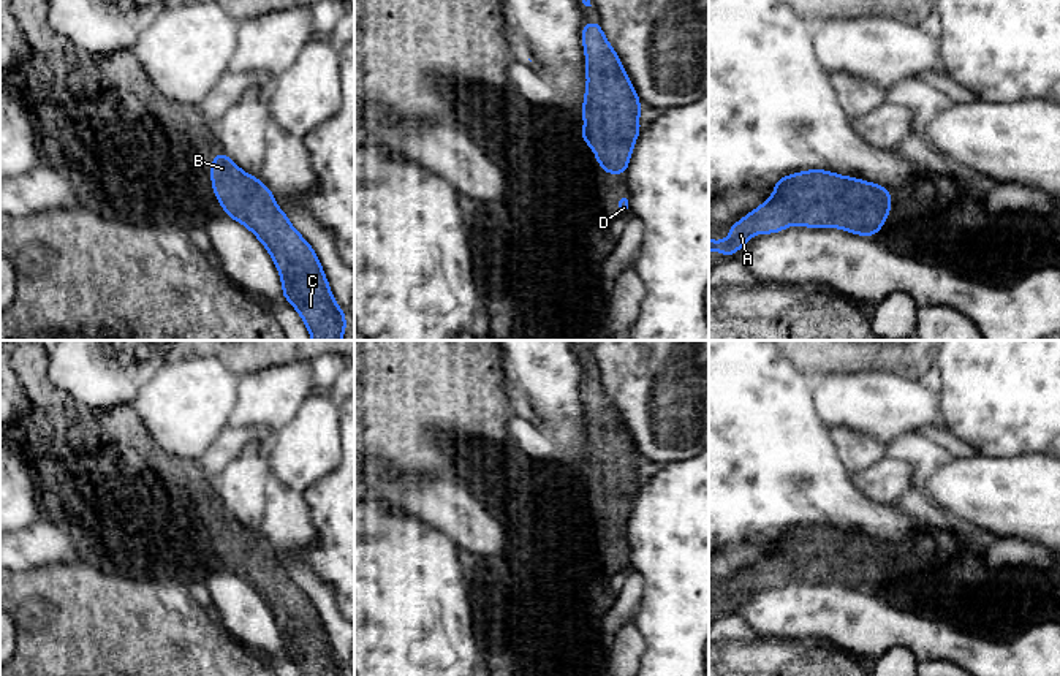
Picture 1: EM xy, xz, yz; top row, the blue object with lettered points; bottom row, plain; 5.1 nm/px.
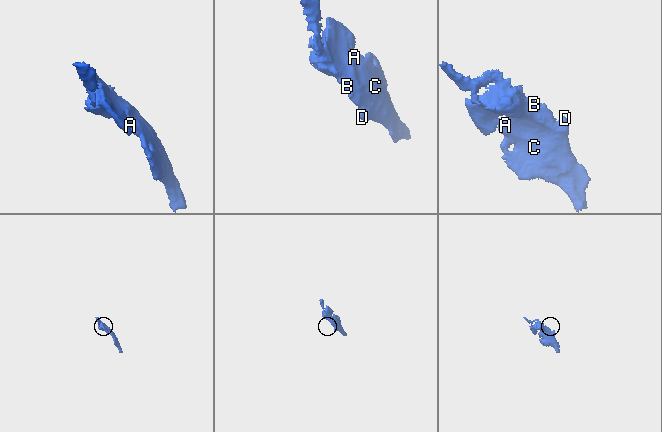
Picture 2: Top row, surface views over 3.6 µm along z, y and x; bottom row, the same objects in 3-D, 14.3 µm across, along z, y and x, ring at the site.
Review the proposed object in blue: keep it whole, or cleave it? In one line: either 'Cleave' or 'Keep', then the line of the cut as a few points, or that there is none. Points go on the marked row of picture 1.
Keep. No split

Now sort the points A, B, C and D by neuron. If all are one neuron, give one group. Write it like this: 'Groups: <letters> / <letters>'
Groups: A B C D

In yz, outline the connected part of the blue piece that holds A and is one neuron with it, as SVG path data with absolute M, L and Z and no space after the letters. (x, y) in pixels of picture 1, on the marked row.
M823 169L794 173L775 180L766 203L728 226L729 241L721 237L715 244L709 237L709 253L717 249L733 256L755 233L780 233L791 225L815 230L834 226L872 237L891 214L891 203L891 193L880 184Z

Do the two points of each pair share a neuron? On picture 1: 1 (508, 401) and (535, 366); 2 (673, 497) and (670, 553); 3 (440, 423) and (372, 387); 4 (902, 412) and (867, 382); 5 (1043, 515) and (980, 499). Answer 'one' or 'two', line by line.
1: two
2: one
3: one
4: one
5: one

